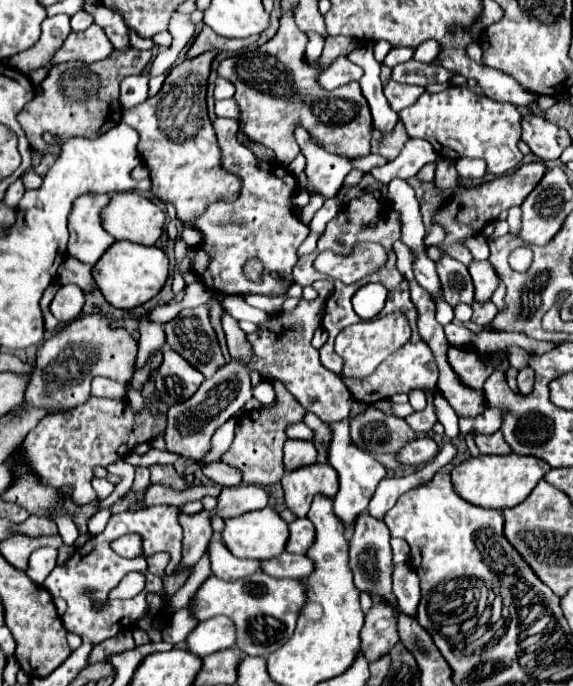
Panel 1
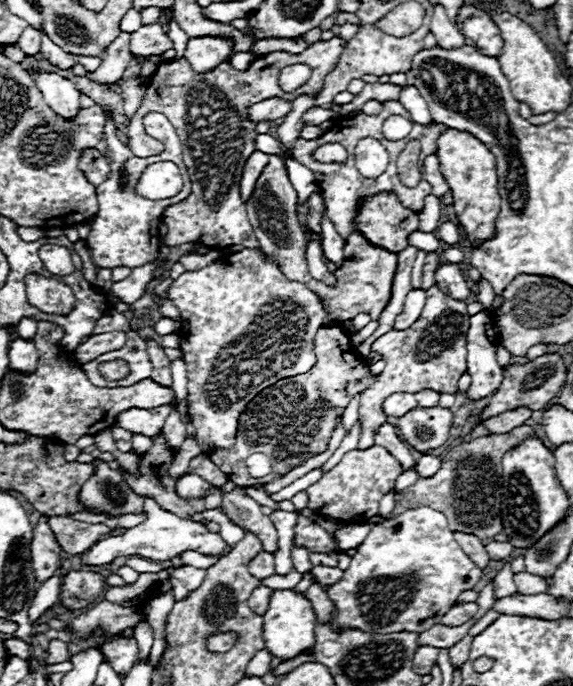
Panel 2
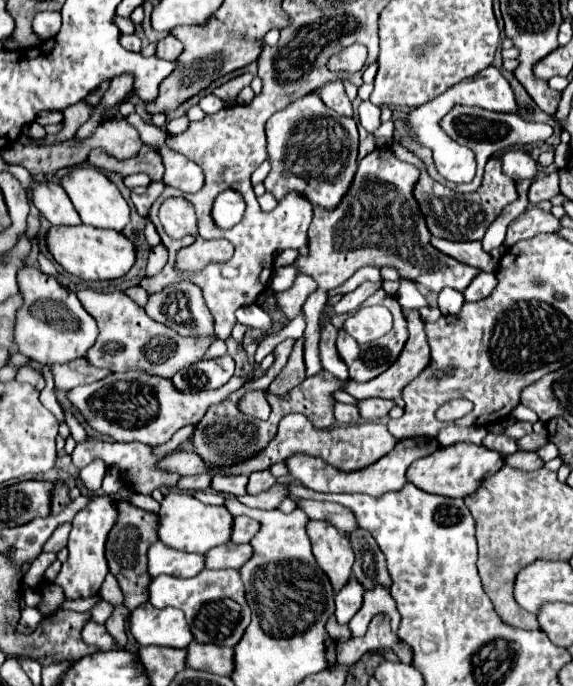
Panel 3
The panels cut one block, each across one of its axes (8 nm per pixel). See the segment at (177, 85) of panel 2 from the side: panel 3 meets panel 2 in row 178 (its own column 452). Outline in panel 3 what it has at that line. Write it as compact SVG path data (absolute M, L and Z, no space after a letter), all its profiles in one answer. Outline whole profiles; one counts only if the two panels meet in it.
M392 144L392 150L400 160L410 162L420 170L420 180L414 188L414 196L418 198L418 204L426 216L426 224L428 224L428 230L432 232L432 236L446 238L446 240L482 240L486 228L494 222L494 218L502 212L502 208L518 198L516 182L512 178L504 176L502 164L498 158L490 158L486 163L482 186L476 192L458 194L458 192L452 192L446 186L438 184L436 180L432 180L426 172L424 162L420 158L416 158L416 154L412 154L408 148Z

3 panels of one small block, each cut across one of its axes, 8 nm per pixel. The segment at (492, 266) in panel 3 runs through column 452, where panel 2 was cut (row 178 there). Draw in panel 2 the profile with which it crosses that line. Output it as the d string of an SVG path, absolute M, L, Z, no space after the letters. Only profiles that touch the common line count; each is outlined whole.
M254 152L250 156L250 160L246 160L242 180L240 180L240 194L242 194L244 202L250 200L252 192L254 192L254 186L256 186L256 180L262 174L266 164L268 164L268 154L264 154L264 152Z

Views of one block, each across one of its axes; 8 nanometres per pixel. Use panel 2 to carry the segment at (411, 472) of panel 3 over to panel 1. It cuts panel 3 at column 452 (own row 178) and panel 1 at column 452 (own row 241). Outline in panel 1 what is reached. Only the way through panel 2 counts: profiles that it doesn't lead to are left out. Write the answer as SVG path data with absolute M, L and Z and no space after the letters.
M476 456L452 468L452 486L460 498L482 506L482 508L514 508L524 502L532 488L542 480L542 476L550 470L550 466L536 456Z

